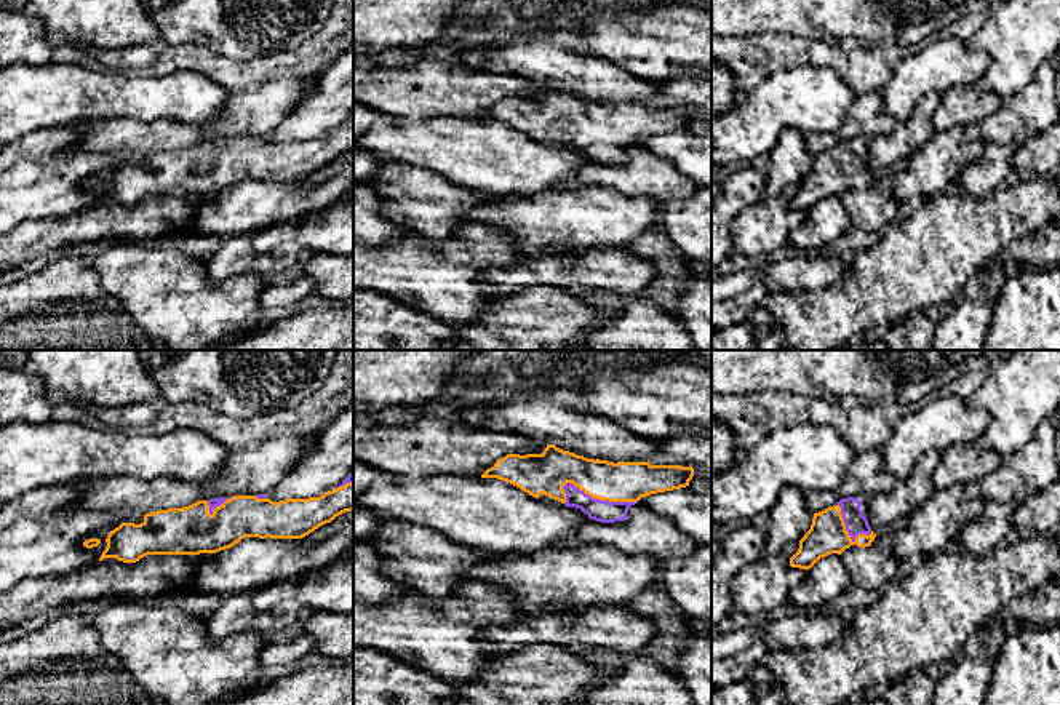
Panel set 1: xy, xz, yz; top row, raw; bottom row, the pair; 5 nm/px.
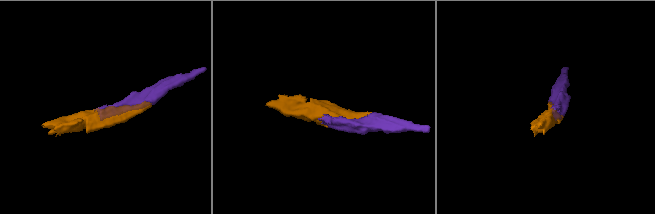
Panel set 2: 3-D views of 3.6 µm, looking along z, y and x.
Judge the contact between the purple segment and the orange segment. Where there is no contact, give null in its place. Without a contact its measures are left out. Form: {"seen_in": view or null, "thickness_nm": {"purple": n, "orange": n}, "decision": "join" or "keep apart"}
{"seen_in": "xz", "thickness_nm": {"purple": 110, "orange": 200}, "decision": "join"}

